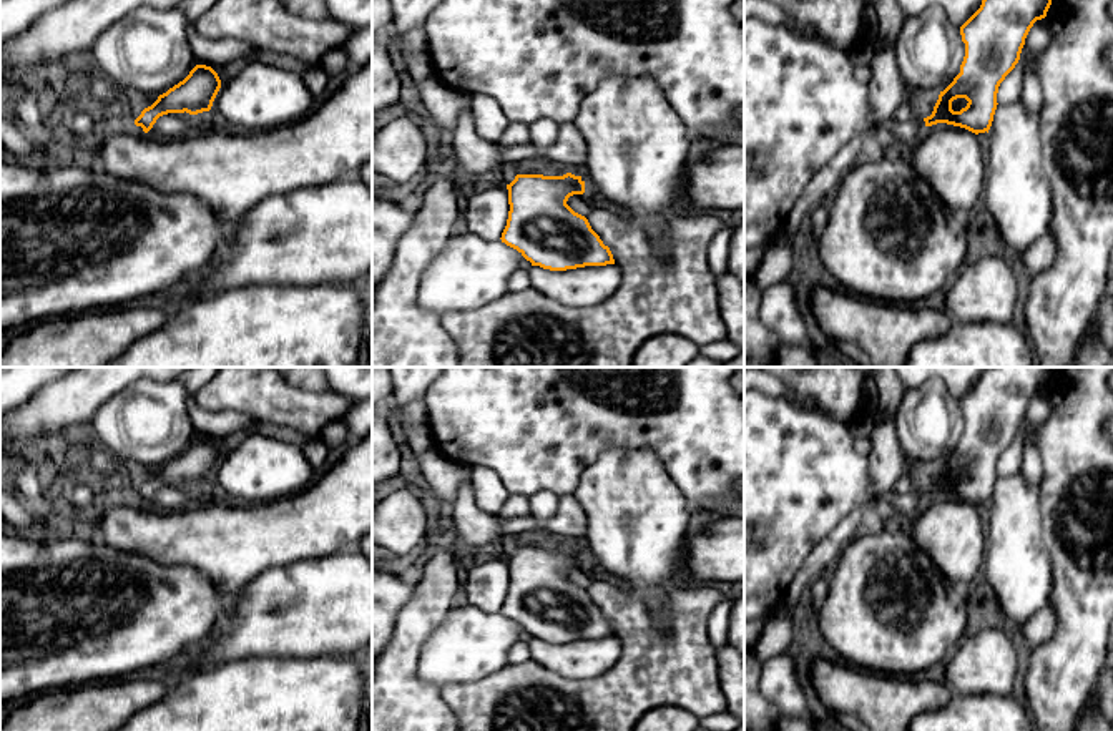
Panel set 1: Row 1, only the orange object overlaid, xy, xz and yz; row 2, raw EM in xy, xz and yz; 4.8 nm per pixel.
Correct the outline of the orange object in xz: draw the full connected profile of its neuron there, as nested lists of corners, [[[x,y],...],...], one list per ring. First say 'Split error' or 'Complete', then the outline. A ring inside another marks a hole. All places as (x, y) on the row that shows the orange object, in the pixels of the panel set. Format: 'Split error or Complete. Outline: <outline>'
Complete. Outline: [[[571,173],[563,176],[517,174],[507,189],[510,211],[500,239],[517,249],[532,266],[566,271],[615,264],[610,248],[591,229],[588,219],[566,204],[570,196],[585,193],[581,176]]]

